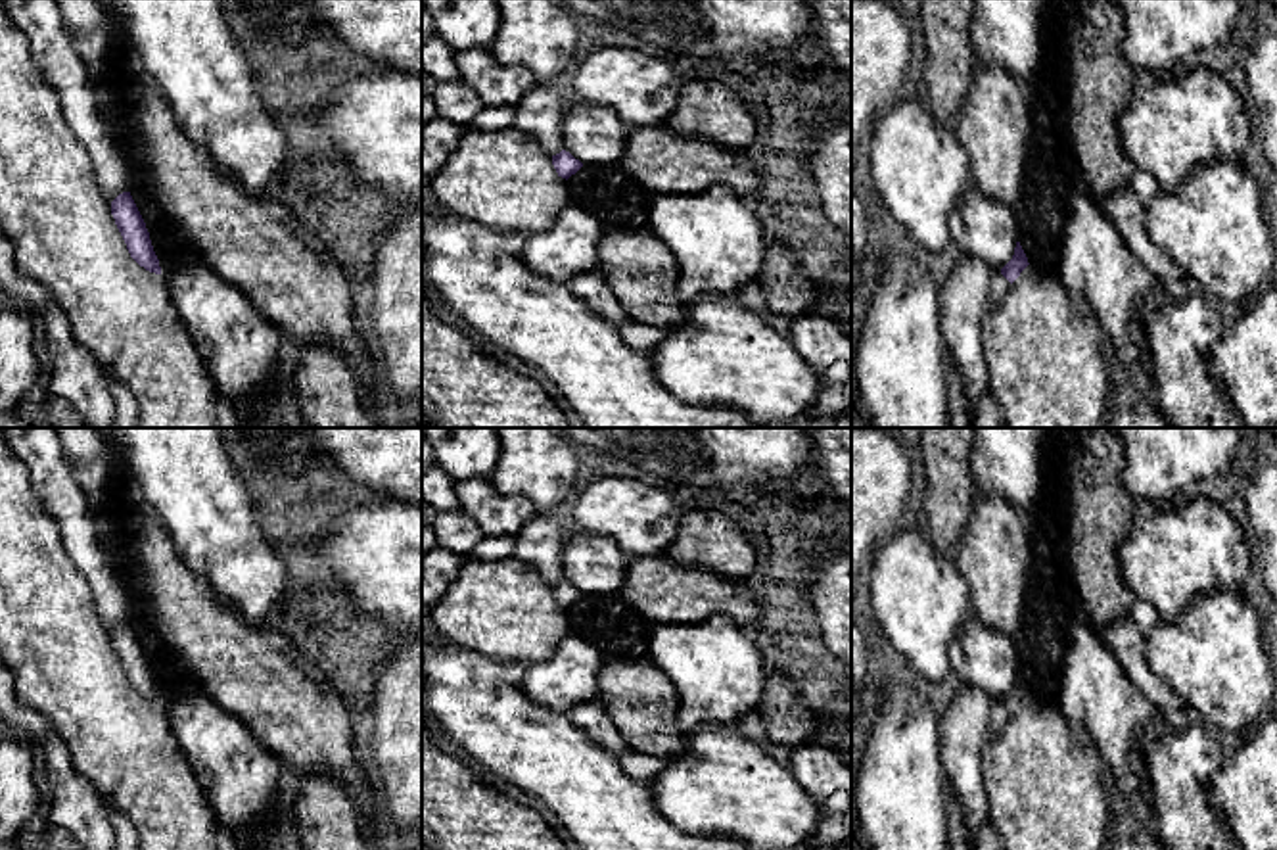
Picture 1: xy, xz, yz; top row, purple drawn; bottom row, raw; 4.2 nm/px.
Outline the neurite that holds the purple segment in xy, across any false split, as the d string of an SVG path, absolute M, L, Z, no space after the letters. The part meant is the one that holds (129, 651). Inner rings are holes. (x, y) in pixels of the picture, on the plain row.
M123 622L111 631L111 645L130 687L146 700L161 704L159 689L153 681L150 662L130 622Z

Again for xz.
M562 579L560 583L552 585L552 595L554 595L558 606L562 606L566 610L583 597L583 593L579 589L575 589L566 579Z

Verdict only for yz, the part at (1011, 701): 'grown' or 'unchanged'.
grown

